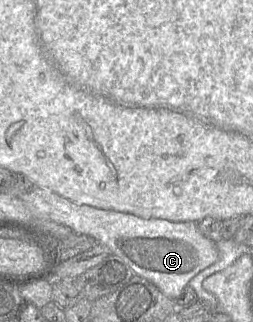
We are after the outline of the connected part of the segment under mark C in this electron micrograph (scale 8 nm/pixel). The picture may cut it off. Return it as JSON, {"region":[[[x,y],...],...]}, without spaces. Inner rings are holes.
{"region":[[[40,187],[17,197],[33,217],[61,224],[75,234],[86,235],[106,246],[111,255],[121,258],[137,276],[148,280],[170,299],[177,299],[194,276],[218,260],[216,243],[200,232],[196,222],[145,219],[129,213],[76,204]]]}

